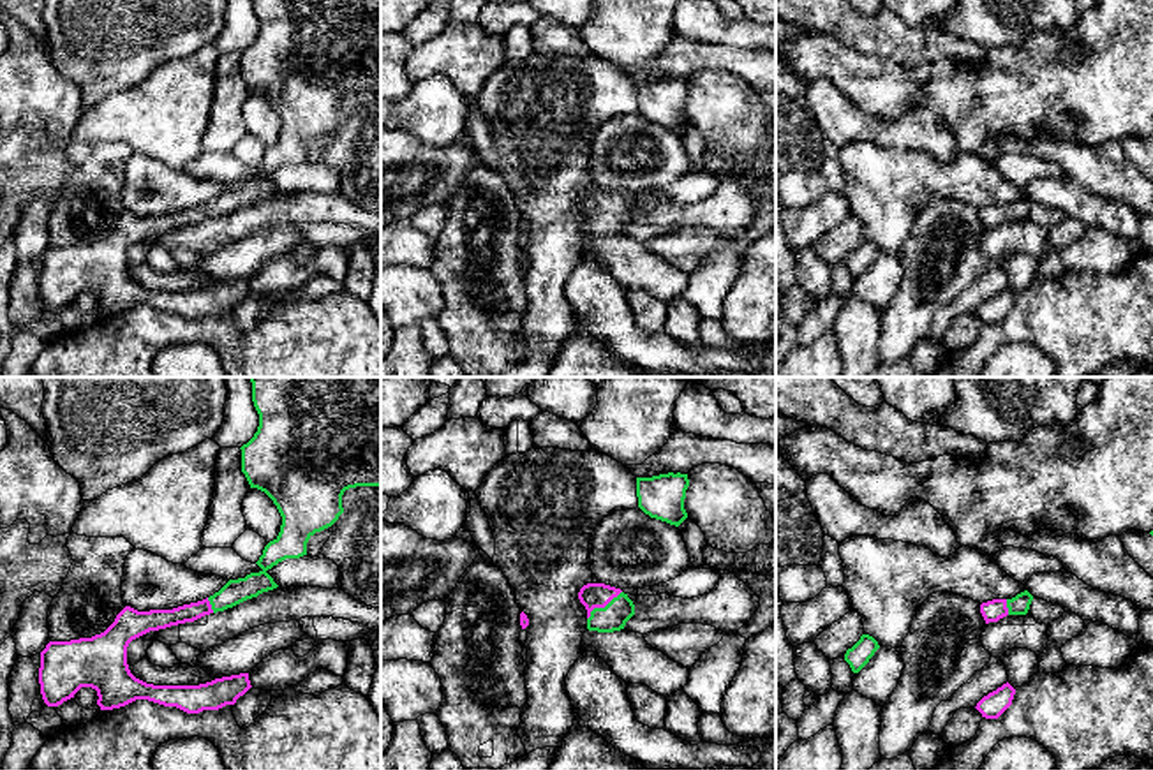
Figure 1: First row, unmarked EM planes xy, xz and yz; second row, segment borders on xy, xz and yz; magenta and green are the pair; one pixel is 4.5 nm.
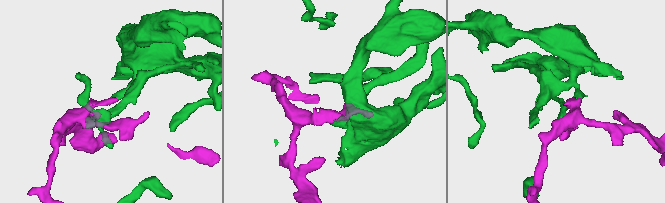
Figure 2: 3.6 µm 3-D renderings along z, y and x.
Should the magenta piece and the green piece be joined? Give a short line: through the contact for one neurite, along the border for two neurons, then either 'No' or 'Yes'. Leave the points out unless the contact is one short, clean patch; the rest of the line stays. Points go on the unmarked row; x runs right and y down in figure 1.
Line: xz (591, 201), (602, 212), (619, 215). Yes

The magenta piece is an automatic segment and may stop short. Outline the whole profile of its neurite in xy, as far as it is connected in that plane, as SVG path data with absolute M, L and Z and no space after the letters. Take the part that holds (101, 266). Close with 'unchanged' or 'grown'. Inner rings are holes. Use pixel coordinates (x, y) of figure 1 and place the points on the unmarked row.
M252 0L259 19L254 42L243 49L242 78L250 93L264 97L277 111L282 130L259 166L261 176L229 185L213 201L173 215L138 217L125 211L115 227L100 240L71 247L49 247L41 257L39 289L48 312L58 312L74 303L81 292L97 296L100 315L125 312L148 305L176 312L187 319L219 315L234 310L252 291L249 278L215 284L199 291L153 291L136 284L127 270L127 252L132 245L171 231L194 227L205 220L224 217L279 190L266 178L286 164L307 160L307 148L331 132L344 118L342 100L356 92L381 92L381 0Z | grown

